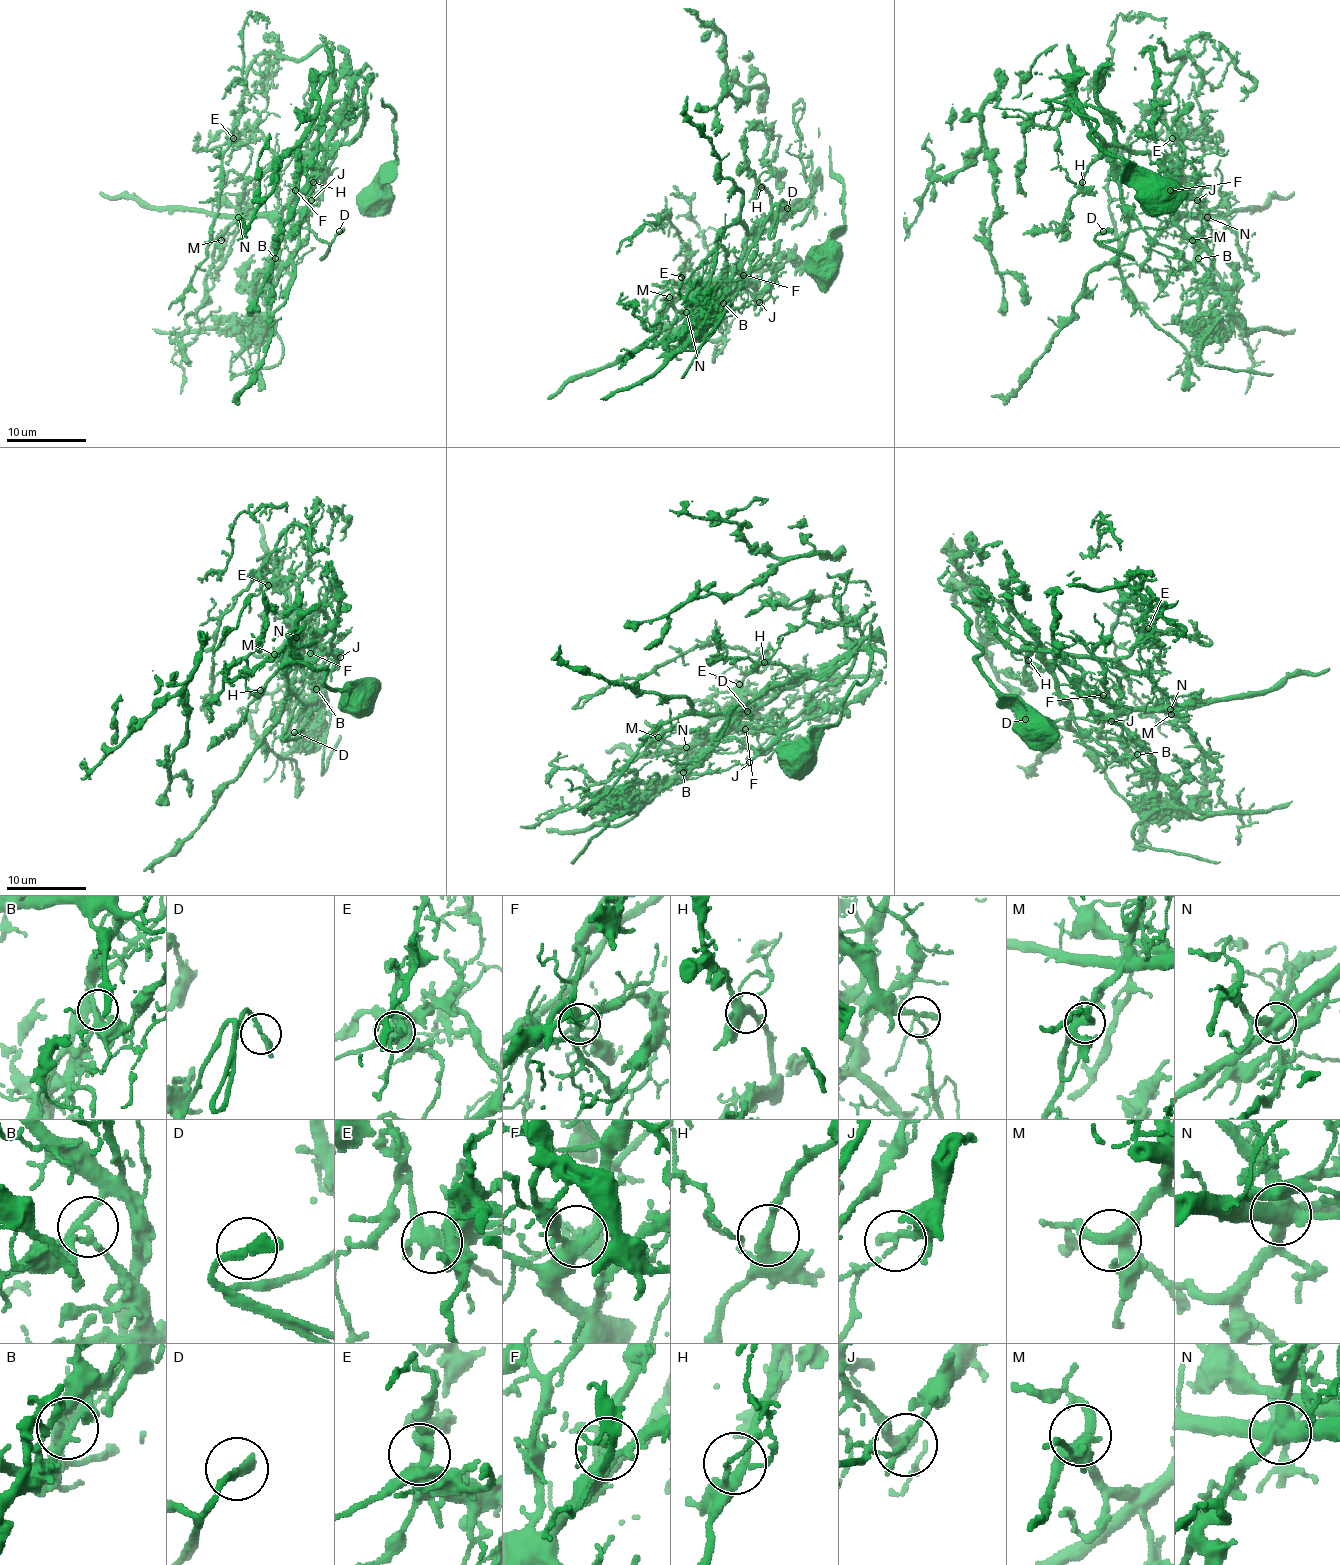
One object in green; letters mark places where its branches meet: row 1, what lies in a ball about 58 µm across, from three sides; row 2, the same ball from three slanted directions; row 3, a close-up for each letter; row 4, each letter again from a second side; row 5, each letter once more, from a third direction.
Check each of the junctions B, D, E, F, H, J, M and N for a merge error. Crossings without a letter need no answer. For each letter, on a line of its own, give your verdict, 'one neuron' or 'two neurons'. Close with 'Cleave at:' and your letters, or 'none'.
B: two neurons
D: one neuron
E: one neuron
F: one neuron
H: one neuron
J: two neurons
M: one neuron
N: two neurons
Cleave at: B, J, N

